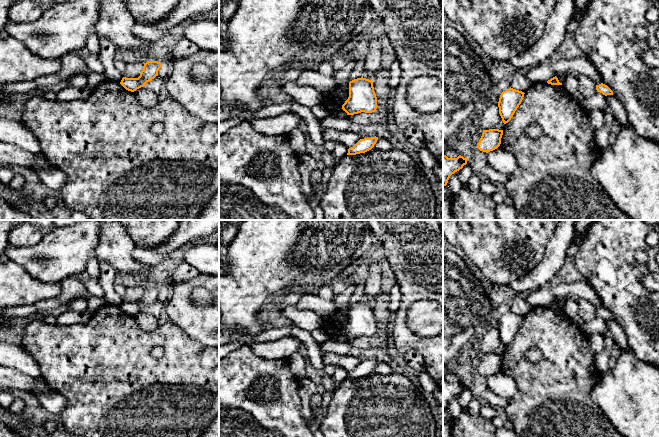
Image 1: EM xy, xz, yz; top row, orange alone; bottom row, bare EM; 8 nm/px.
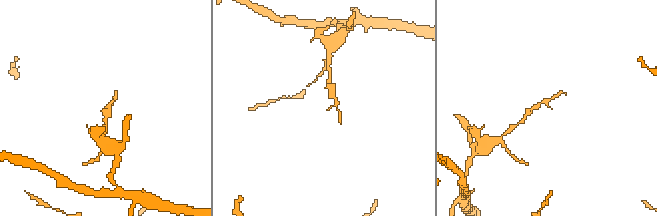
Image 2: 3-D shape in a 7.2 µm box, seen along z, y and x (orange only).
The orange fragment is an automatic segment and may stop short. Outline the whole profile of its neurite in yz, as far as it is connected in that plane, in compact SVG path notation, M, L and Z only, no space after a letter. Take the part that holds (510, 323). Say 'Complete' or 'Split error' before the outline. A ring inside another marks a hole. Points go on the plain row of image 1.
Complete. M511 311L501 317L498 331L499 338L504 348L511 344L515 335L521 328L524 318L524 316L513 313Z

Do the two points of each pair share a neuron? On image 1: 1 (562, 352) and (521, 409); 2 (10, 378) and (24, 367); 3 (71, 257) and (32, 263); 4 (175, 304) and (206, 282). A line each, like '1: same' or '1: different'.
1: same
2: different
3: same
4: same

